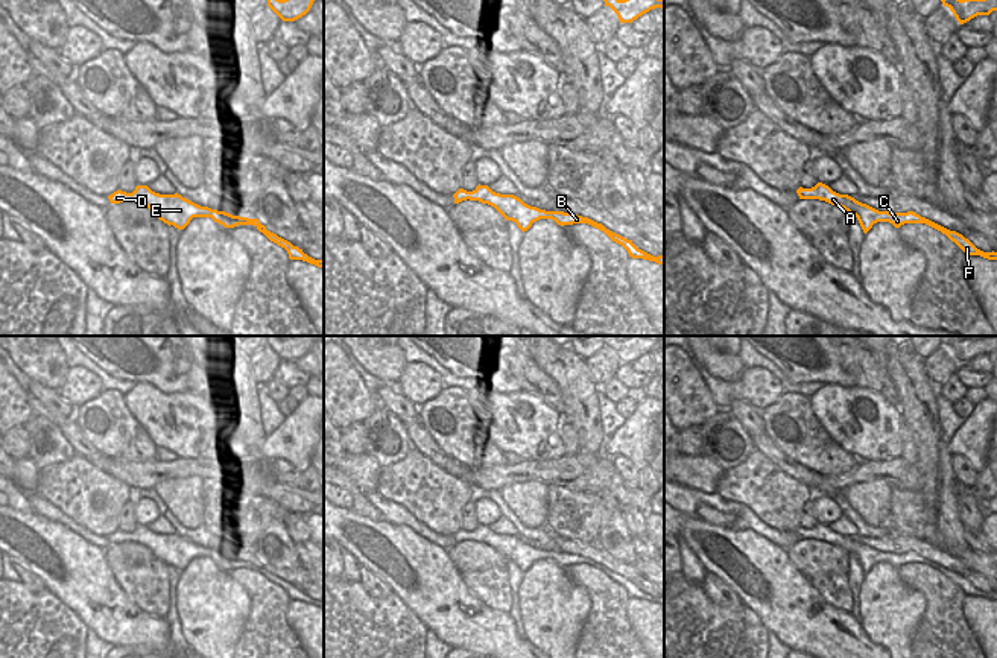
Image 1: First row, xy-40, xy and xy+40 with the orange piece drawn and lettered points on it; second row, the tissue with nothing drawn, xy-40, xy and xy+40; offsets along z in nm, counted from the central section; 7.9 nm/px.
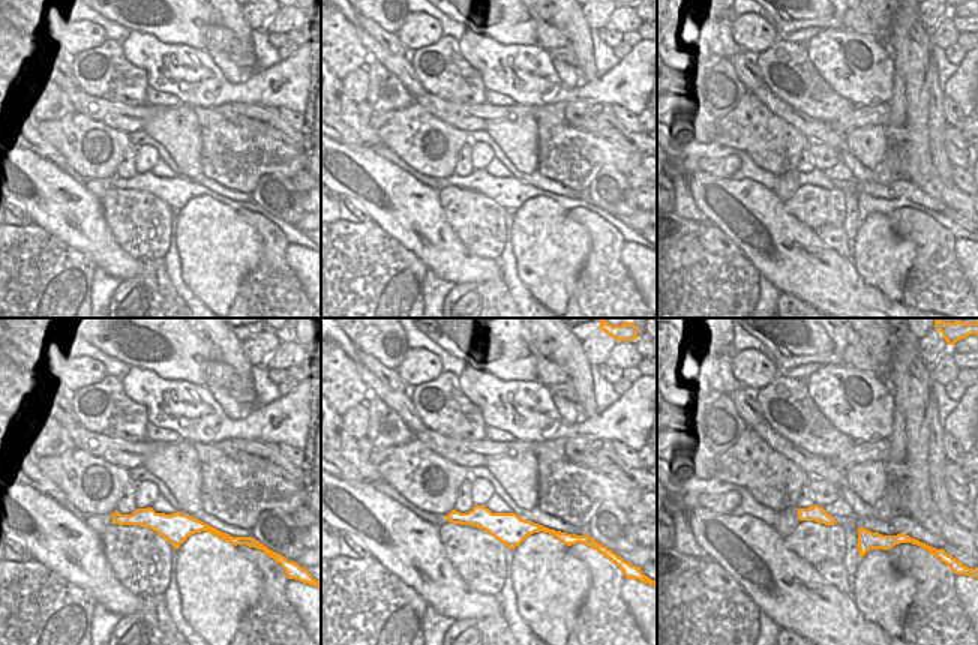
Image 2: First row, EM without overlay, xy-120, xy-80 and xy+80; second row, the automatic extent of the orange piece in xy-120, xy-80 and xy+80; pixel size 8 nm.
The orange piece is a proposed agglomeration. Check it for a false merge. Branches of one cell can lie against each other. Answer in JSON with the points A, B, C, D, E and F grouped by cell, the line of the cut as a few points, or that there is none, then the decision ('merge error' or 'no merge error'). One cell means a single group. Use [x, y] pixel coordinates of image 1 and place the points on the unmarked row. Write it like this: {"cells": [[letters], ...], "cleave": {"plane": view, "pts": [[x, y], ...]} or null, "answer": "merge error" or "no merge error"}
{"cells": [["A", "B", "C", "D", "E", "F"]], "cleave": null, "answer": "no merge error"}

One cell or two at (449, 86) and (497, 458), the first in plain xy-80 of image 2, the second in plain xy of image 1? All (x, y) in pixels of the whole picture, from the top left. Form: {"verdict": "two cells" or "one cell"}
{"verdict": "one cell"}

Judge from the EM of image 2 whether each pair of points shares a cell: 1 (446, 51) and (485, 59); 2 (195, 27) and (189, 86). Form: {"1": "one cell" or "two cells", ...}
{"1": "two cells", "2": "two cells"}

